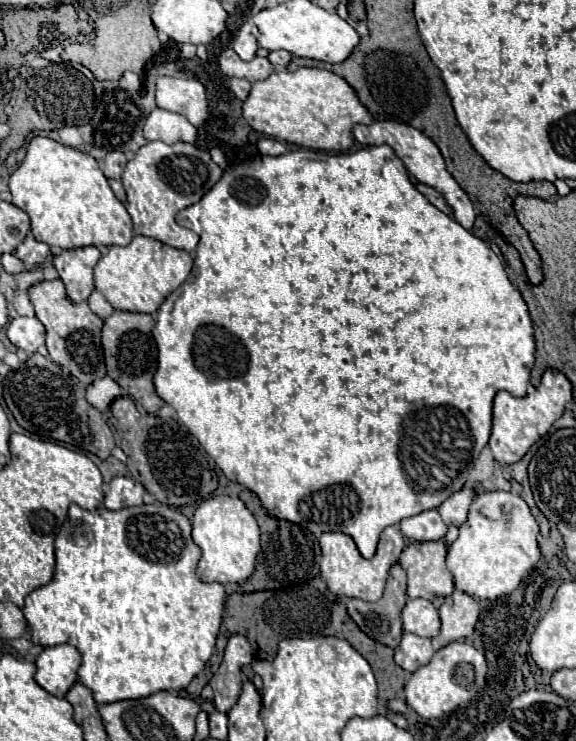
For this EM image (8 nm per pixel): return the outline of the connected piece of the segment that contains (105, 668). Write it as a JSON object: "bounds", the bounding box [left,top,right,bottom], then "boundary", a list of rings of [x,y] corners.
{"bounds":[21,503,226,705],"boundary":[[[161,503],[125,507],[125,509],[119,509],[119,511],[109,511],[105,507],[99,509],[99,511],[87,511],[87,509],[77,507],[77,505],[71,505],[67,519],[63,523],[63,529],[67,529],[67,531],[61,531],[55,537],[55,561],[57,561],[57,565],[55,565],[53,579],[47,585],[29,593],[25,597],[25,605],[21,609],[25,619],[27,619],[29,631],[31,631],[31,641],[35,645],[41,645],[41,647],[51,647],[51,645],[57,645],[57,643],[73,645],[81,653],[81,667],[77,671],[77,677],[85,687],[89,687],[93,691],[93,697],[99,705],[115,703],[115,701],[123,701],[123,699],[141,699],[141,697],[149,697],[157,691],[185,689],[191,683],[191,679],[205,669],[205,663],[215,653],[215,639],[217,639],[217,633],[219,633],[219,627],[221,627],[223,607],[225,607],[226,601],[223,585],[203,583],[203,581],[197,579],[195,569],[197,569],[199,557],[201,557],[201,549],[191,539],[191,521],[183,513],[179,513],[177,509],[173,509],[169,505],[161,505]]]}

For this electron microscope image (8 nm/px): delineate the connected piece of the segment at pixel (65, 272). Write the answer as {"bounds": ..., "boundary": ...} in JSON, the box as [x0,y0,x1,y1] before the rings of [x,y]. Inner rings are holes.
{"bounds":[53,247,101,301],"boundary":[[[79,247],[65,249],[53,257],[53,267],[57,269],[61,281],[67,287],[71,301],[87,301],[93,293],[93,267],[99,261],[101,253],[97,247]]]}

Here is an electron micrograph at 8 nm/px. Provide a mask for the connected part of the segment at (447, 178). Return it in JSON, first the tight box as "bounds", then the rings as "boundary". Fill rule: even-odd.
{"bounds":[353,121,475,231],"boundary":[[[375,121],[375,123],[371,123],[371,125],[355,125],[355,127],[353,127],[353,135],[355,135],[355,139],[357,139],[361,145],[389,145],[389,147],[395,151],[395,155],[403,161],[403,165],[407,167],[407,171],[409,171],[419,183],[425,183],[425,185],[437,189],[437,191],[445,197],[447,205],[451,207],[453,219],[455,219],[461,227],[465,227],[467,231],[471,231],[473,221],[475,221],[473,203],[469,201],[467,193],[459,187],[459,183],[451,177],[451,173],[447,171],[445,161],[443,161],[443,157],[441,157],[441,153],[439,153],[439,149],[437,149],[437,145],[435,145],[429,137],[425,137],[419,129],[415,129],[415,127],[411,127],[411,125],[405,125],[405,123],[397,123],[397,121]]]}

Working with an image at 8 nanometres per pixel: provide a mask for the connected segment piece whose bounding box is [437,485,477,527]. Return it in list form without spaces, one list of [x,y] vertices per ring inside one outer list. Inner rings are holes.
[[[461,487],[455,495],[451,495],[449,499],[445,499],[439,507],[437,507],[437,511],[439,511],[439,515],[443,517],[443,521],[447,523],[447,525],[461,525],[465,519],[467,519],[467,513],[469,513],[469,507],[471,507],[471,503],[473,503],[473,499],[475,499],[475,489],[473,487]]]

